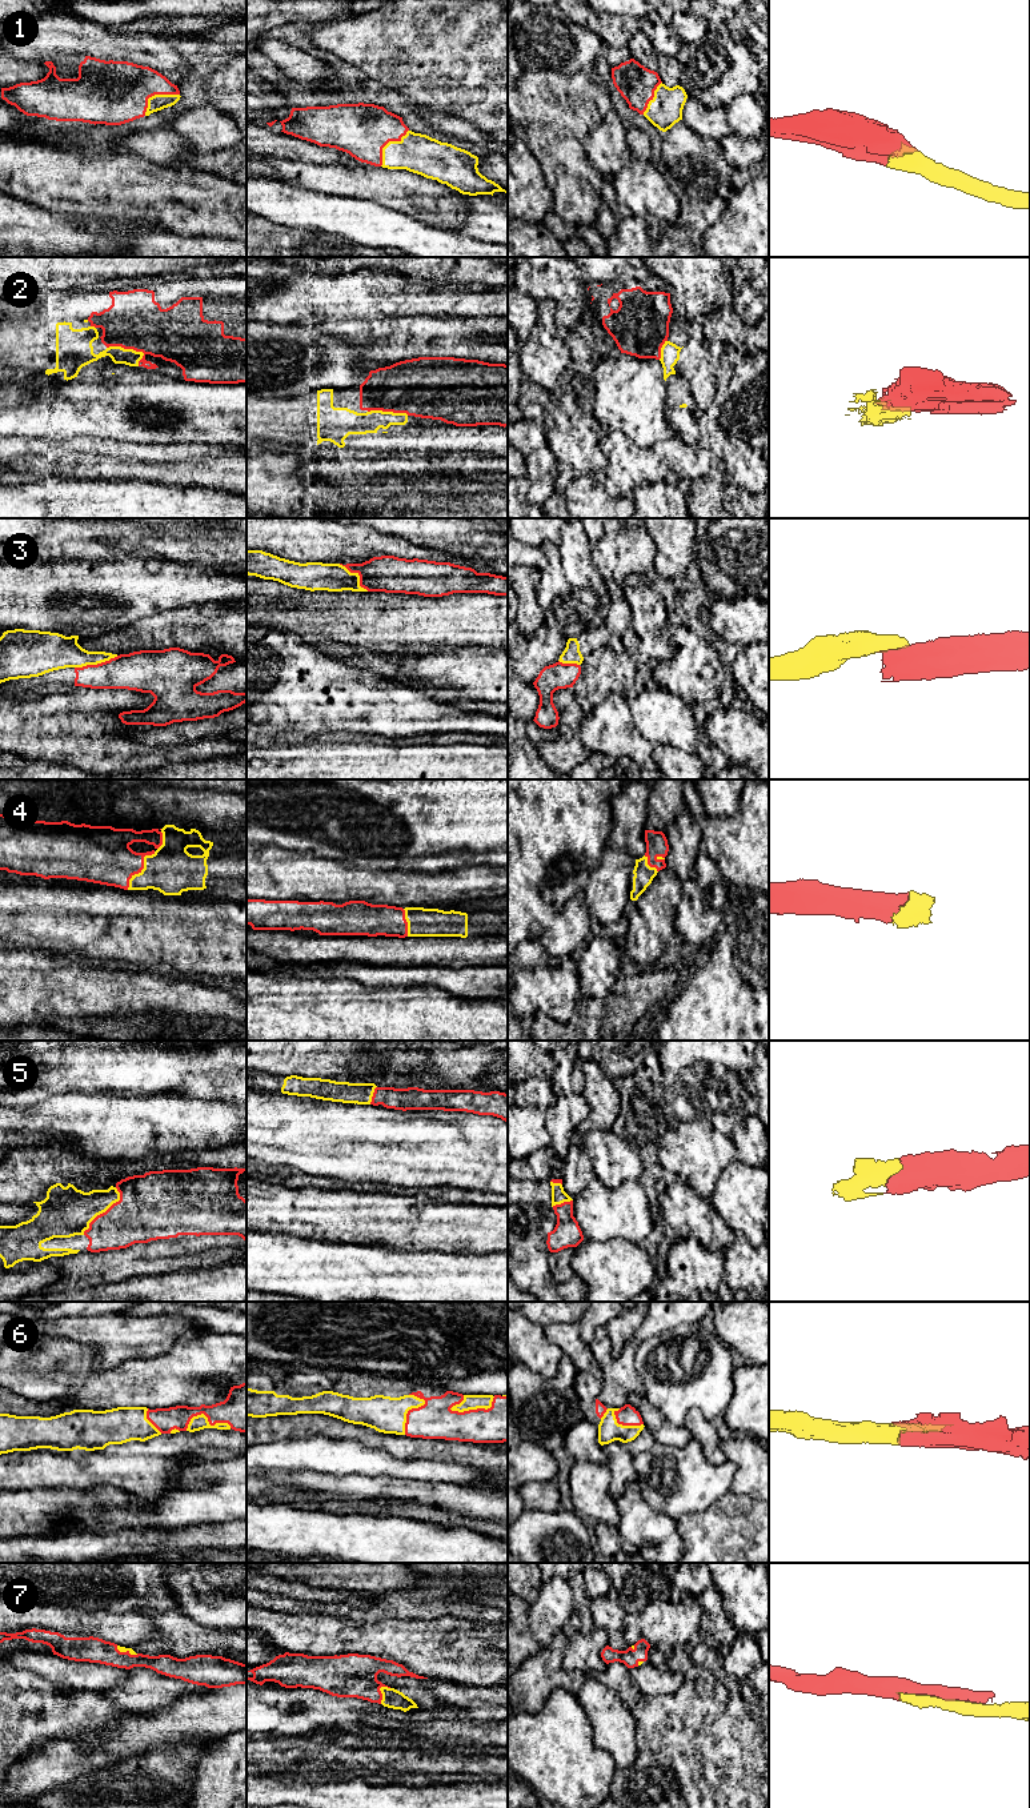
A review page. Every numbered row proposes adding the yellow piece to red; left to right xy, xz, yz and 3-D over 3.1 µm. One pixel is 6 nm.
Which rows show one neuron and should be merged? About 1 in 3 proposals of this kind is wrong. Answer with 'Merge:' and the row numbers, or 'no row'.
Merge: 1, 2, 4, 5, 6, 7

